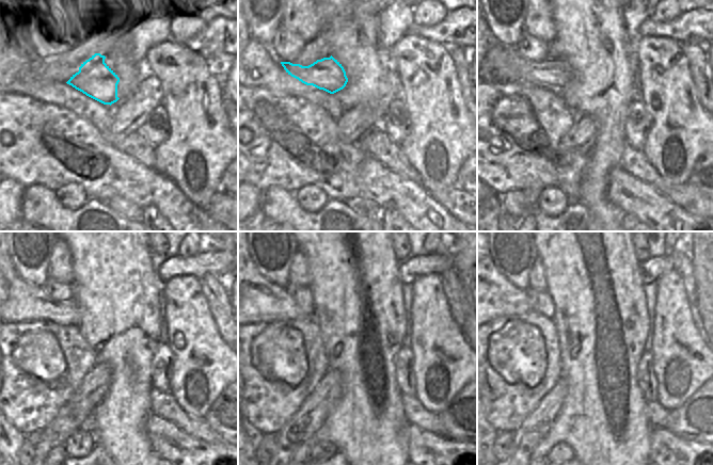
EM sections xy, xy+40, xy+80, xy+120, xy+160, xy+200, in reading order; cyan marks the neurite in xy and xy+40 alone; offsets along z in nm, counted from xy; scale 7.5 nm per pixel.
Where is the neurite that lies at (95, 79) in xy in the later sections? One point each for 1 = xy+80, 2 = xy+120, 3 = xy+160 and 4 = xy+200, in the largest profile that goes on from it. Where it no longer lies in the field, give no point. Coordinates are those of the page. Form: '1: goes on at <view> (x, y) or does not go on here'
1: goes on at xy+80 (551, 74)
2: goes on at xy+120 (27, 302)
3: goes on at xy+160 (259, 300)
4: goes on at xy+200 (498, 299)

